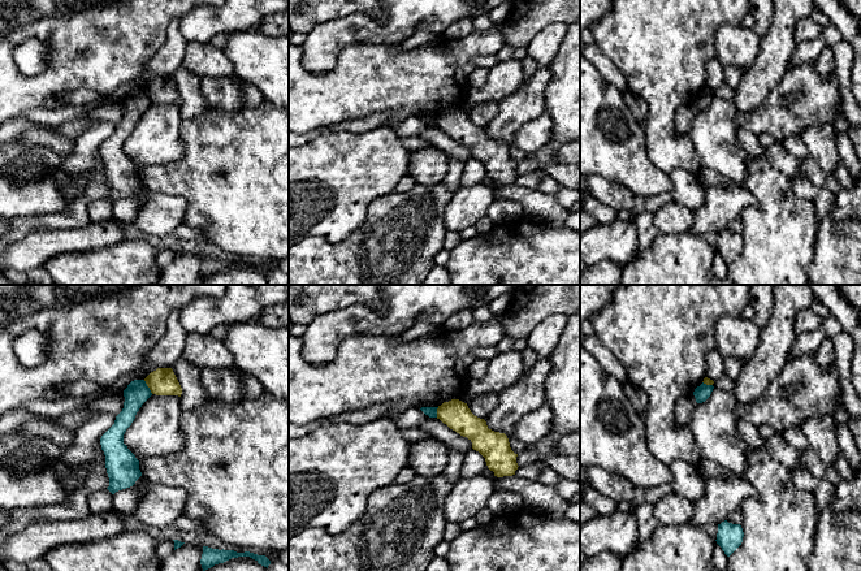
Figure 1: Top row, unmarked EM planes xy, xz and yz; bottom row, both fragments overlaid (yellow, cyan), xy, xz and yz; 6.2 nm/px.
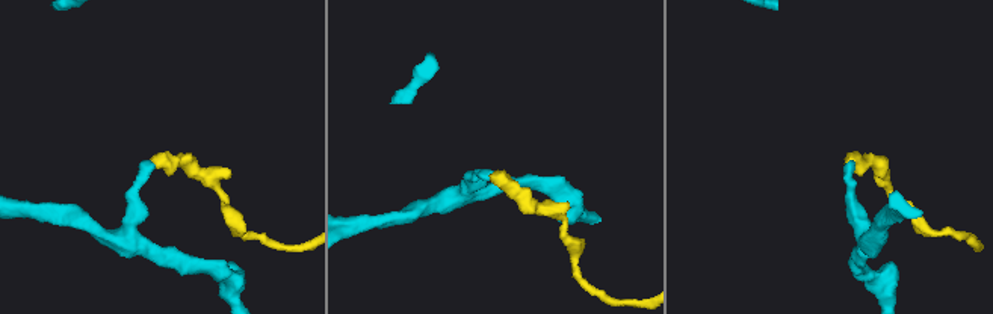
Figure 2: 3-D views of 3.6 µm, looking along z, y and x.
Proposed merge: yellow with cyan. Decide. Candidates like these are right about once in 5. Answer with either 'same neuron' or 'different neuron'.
different neuron

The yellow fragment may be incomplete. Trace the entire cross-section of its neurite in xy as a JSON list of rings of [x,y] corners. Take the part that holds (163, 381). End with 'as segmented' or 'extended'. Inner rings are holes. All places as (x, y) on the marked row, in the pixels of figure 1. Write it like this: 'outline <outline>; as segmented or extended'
outline [[[157,368],[144,378],[152,394],[156,395],[178,395],[182,388],[172,368]]]; as segmented

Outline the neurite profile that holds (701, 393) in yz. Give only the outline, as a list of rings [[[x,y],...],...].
[[[704,382],[700,386],[697,386],[695,389],[695,392],[693,392],[693,395],[696,398],[696,402],[697,403],[705,402],[710,397],[713,389],[714,389],[713,385],[706,385]]]

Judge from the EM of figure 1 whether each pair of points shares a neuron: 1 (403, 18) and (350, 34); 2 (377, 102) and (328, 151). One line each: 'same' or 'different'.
1: same
2: different

